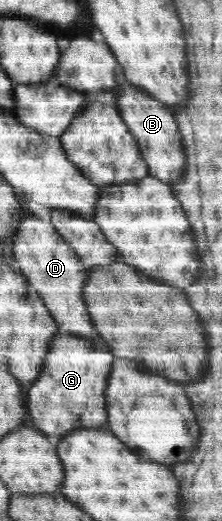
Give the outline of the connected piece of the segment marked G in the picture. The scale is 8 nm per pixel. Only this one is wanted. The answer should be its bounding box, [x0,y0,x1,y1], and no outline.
[27,331,115,436]

